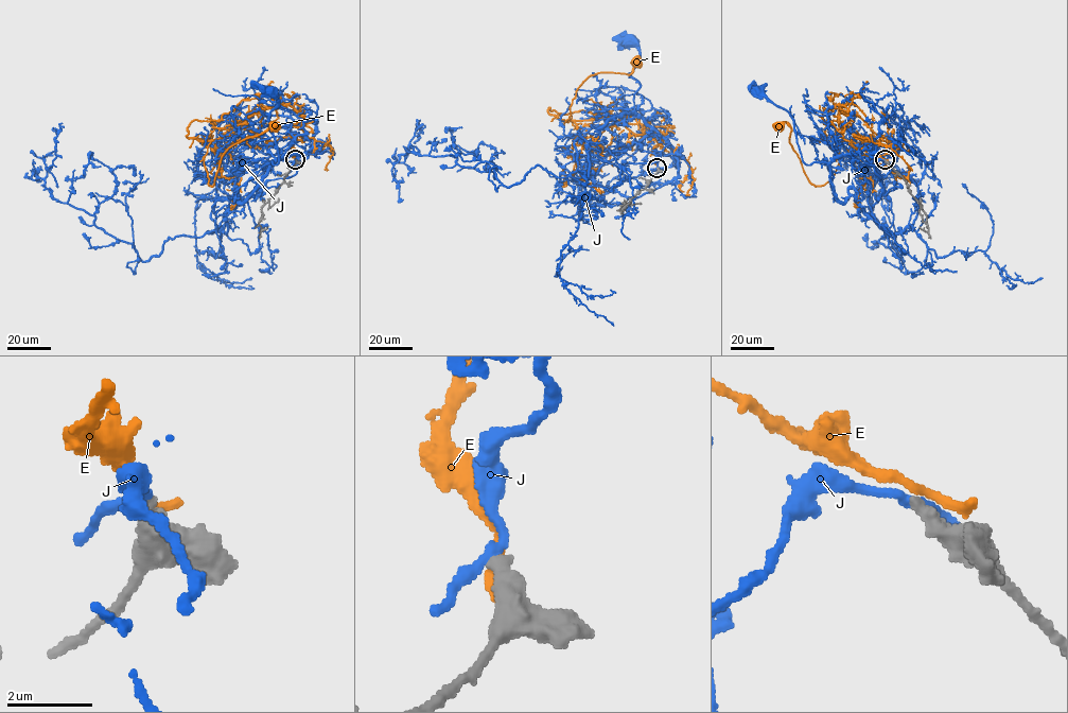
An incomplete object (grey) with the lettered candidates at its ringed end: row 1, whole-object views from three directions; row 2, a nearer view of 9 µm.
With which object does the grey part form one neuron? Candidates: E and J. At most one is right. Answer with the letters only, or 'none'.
none

